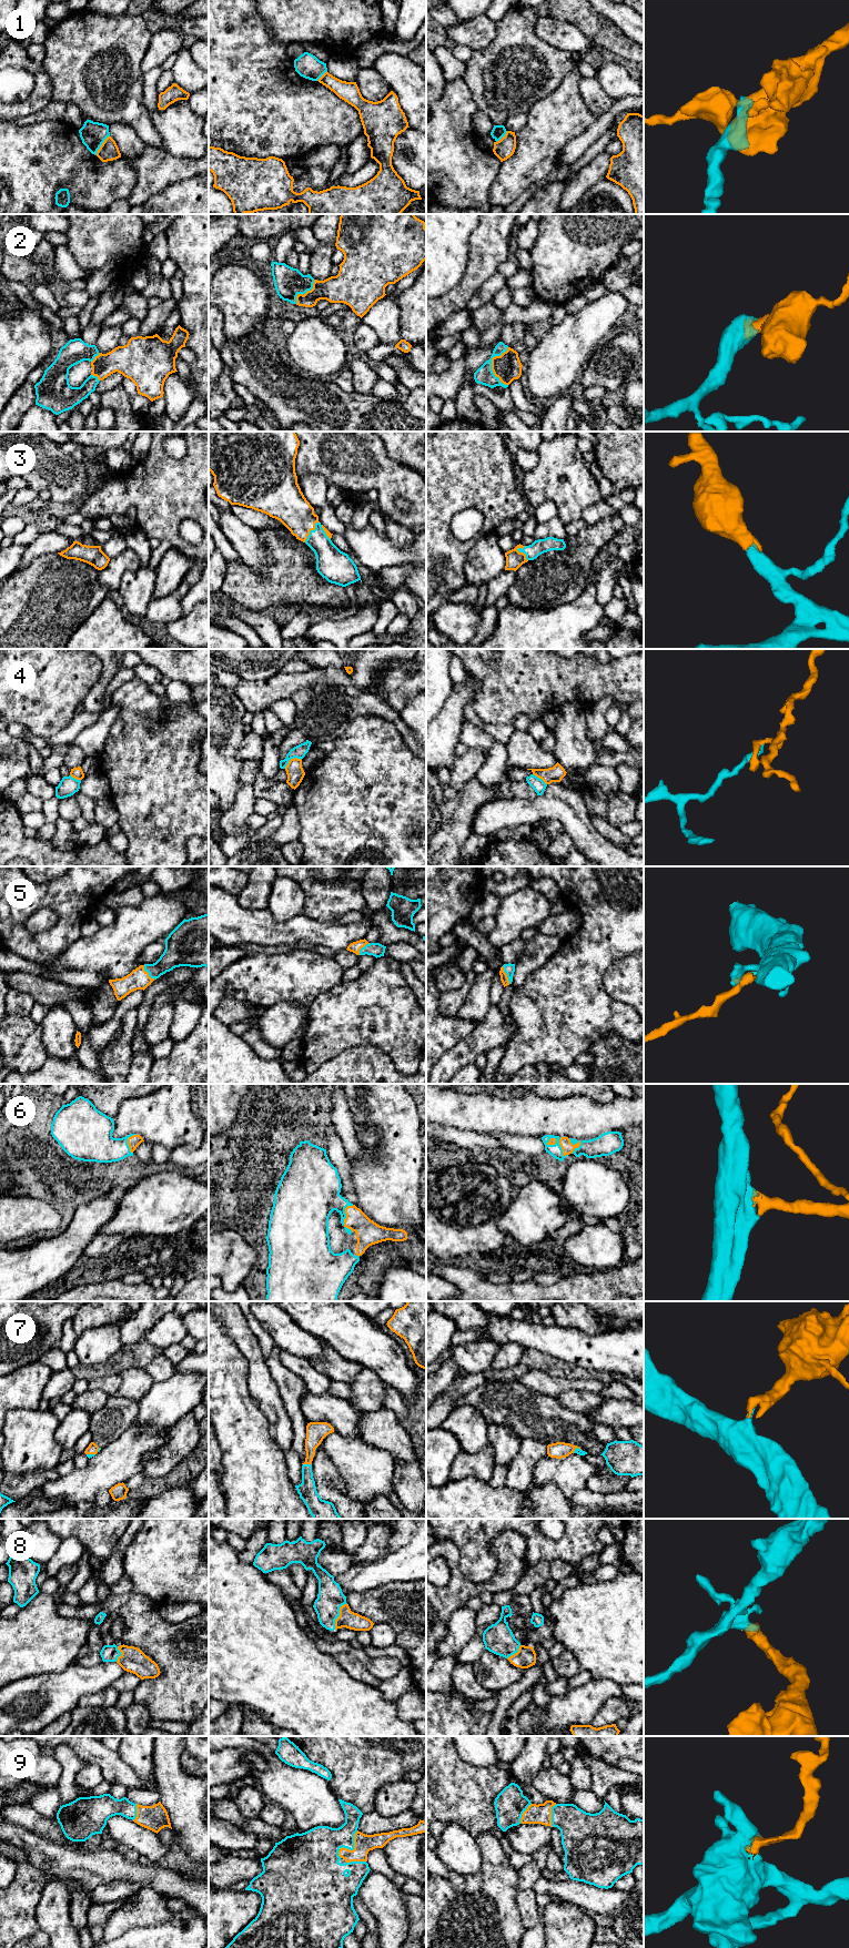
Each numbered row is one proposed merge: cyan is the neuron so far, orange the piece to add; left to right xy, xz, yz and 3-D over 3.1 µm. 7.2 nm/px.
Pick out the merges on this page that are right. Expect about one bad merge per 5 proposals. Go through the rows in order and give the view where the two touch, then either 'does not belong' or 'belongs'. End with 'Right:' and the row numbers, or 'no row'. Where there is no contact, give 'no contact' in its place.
1: xy | does not belong
2: yz | belongs
3: xz | belongs
4: xz | does not belong
5: xy | belongs
6: xz | belongs
7: xz | belongs
8: xz | belongs
9: xz | belongs
Right: 2, 3, 5, 6, 7, 8, 9

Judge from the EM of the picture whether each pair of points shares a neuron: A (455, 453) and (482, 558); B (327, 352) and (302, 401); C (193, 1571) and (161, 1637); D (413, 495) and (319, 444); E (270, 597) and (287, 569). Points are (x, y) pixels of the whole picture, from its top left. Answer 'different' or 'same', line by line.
A: different
B: different
C: different
D: same
E: same

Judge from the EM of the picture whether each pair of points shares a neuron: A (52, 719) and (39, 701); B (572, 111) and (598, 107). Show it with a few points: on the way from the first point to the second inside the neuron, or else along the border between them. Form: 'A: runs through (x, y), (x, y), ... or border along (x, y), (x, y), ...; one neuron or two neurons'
A: runs through (48, 714), (43, 706); one neuron
B: border along (578, 84), (578, 90), (585, 104), (597, 115); two neurons

